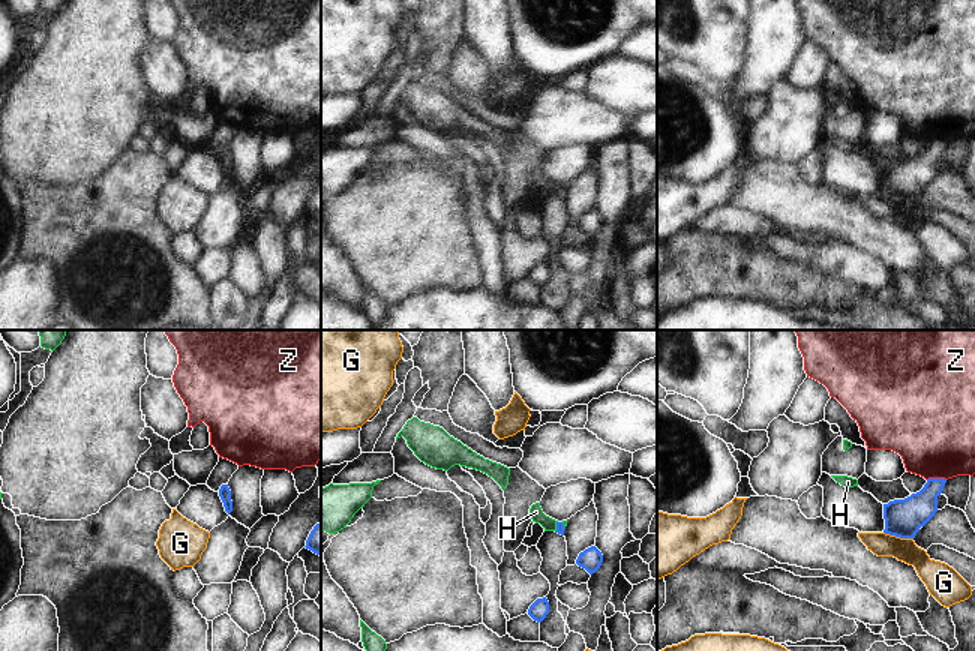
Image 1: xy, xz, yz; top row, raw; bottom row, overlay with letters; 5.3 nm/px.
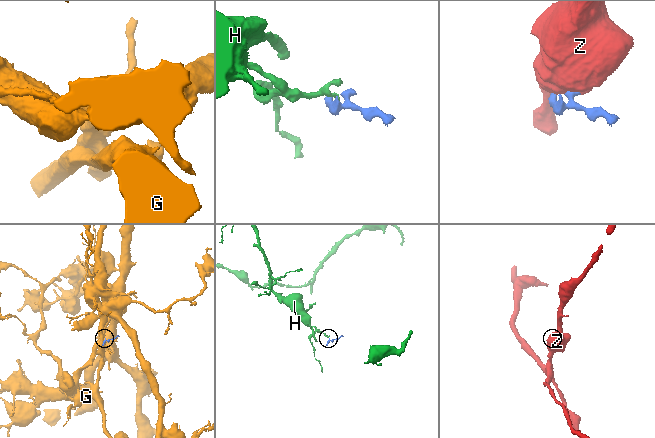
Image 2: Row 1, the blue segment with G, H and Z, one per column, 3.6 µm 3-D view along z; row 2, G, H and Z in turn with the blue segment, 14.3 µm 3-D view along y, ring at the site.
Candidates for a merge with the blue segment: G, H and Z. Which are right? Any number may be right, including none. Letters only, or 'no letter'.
H

